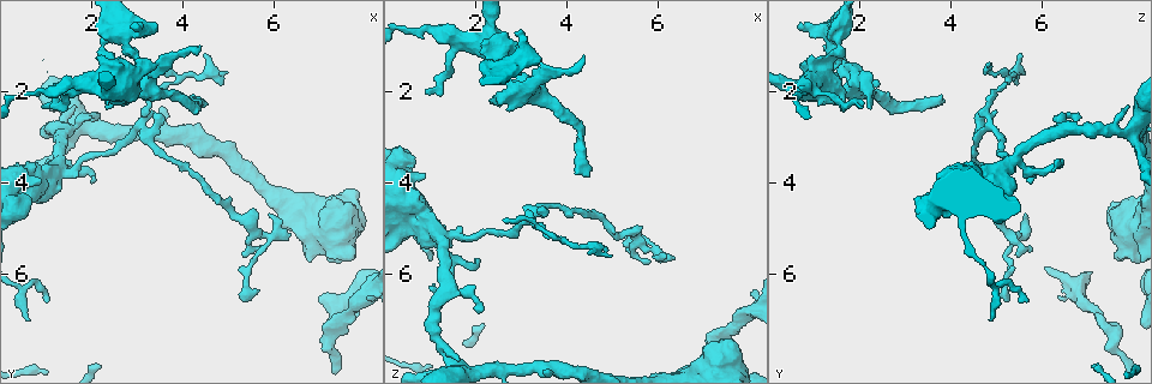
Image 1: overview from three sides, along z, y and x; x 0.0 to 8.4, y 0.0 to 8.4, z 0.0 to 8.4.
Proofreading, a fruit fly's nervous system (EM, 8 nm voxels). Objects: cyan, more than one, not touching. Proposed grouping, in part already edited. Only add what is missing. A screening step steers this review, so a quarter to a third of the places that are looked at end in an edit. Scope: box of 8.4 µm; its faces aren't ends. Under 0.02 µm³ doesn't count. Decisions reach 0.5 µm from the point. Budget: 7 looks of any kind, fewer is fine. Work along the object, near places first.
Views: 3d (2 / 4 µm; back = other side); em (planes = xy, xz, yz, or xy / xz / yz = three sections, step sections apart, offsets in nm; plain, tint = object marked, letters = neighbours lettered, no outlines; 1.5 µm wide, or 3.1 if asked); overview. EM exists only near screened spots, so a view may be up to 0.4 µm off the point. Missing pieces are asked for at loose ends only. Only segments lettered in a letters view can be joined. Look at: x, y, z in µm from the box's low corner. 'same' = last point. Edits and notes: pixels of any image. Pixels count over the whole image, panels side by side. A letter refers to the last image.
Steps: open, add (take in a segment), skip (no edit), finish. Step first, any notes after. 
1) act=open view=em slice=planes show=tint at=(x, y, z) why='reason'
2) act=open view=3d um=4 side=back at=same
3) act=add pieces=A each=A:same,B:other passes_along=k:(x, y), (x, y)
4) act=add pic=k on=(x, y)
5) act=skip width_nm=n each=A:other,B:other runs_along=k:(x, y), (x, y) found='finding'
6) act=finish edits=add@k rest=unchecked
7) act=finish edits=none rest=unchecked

act=open view=em slice=planes show=letters at=(1.35, 2.55, 7.80) why='three arms meet'

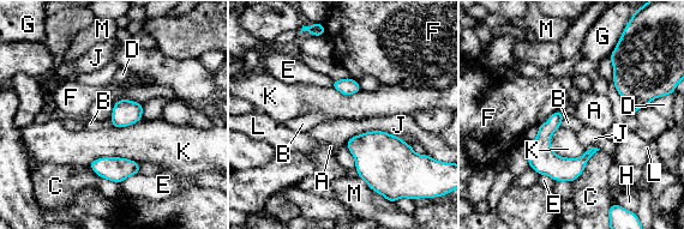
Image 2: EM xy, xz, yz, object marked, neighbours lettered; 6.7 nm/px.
act=skip each=A:other,B:other,C:other,D:other,E:other,F:other,G:other,H:other,J:other,K:other,L:other,M:other border=2:(564, 118), (559, 126) found='none of them fits'

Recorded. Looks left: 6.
act=open view=em slice=planes show=letters at=(5.80, 5.45, 5.70) why='thin end'

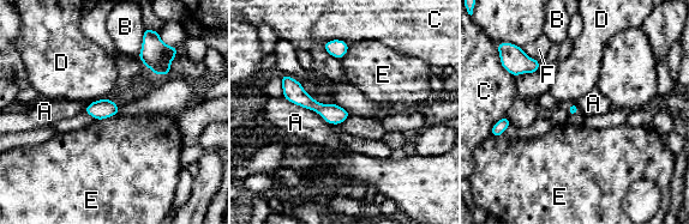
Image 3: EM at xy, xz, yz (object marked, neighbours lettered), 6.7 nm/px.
act=skip width_nm=130 each=A:other,B:other,C:other,D:other,E:other,F:other border=3:(118, 113), (95, 120) found='none of them fits'

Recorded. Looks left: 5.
act=open view=3d um=4 at=(2.90, 0.55, 0.70) why='free end'

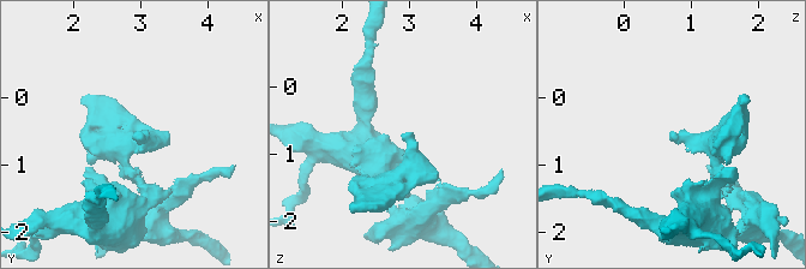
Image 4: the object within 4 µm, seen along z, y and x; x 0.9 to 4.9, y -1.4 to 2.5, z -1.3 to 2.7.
act=open view=em slice=xz step=4 show=tint at=(2.85, 0.55, 0.65) why='now the EM'

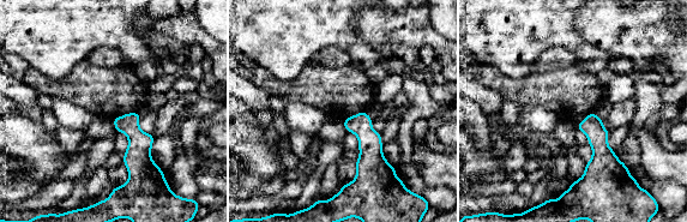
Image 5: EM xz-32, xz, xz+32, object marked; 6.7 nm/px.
act=open view=em slice=planes show=letters at=same why='cut it another way'

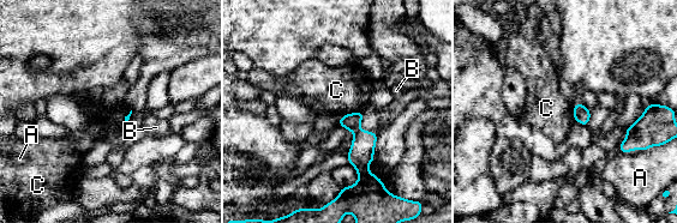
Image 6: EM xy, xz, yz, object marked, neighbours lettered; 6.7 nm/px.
act=skip each=A:other,B:other,C:other border=6:(359, 110), (343, 115) found='no lettered segment goes on from it'

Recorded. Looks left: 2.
act=finish edits=none rest=unchecked

